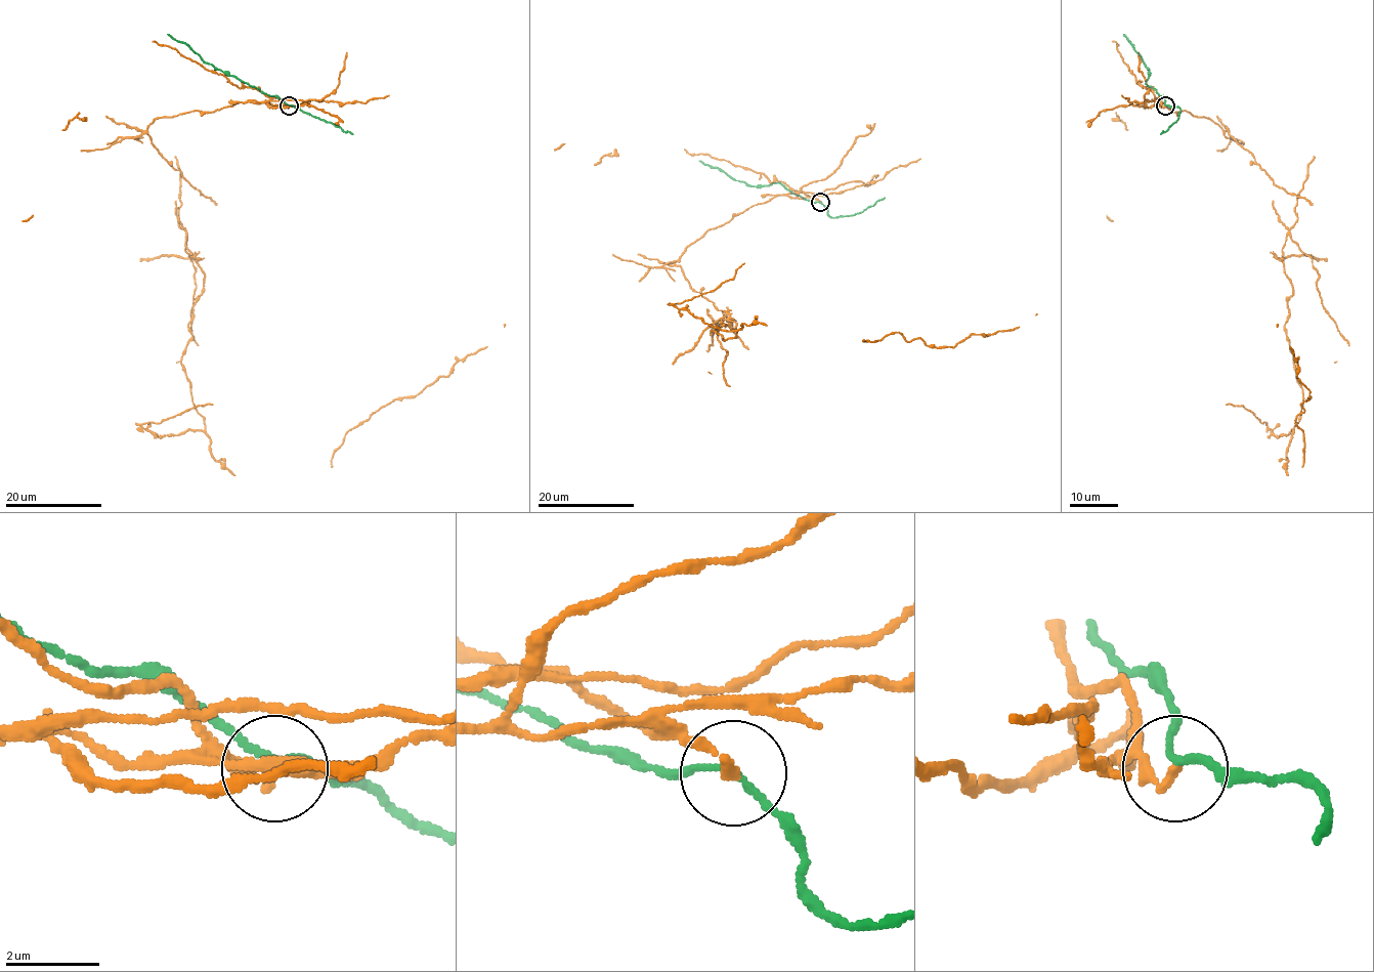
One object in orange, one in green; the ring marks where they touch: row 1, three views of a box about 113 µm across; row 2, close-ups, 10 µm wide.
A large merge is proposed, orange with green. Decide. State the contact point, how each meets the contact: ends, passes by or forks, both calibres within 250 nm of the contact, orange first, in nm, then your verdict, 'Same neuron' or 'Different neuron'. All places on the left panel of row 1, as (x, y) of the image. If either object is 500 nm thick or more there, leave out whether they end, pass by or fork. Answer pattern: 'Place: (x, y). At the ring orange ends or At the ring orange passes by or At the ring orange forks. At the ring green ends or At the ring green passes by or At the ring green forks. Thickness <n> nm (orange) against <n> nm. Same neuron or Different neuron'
Place: (289, 106). At the ring orange ends. At the ring green passes by. Thickness 190 nm (orange) against 150 nm. Different neuron

